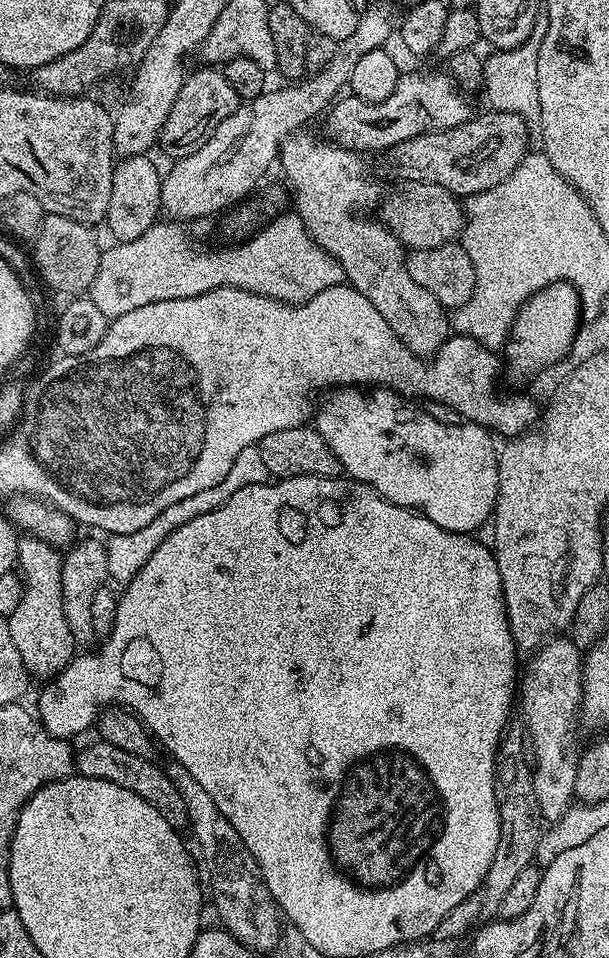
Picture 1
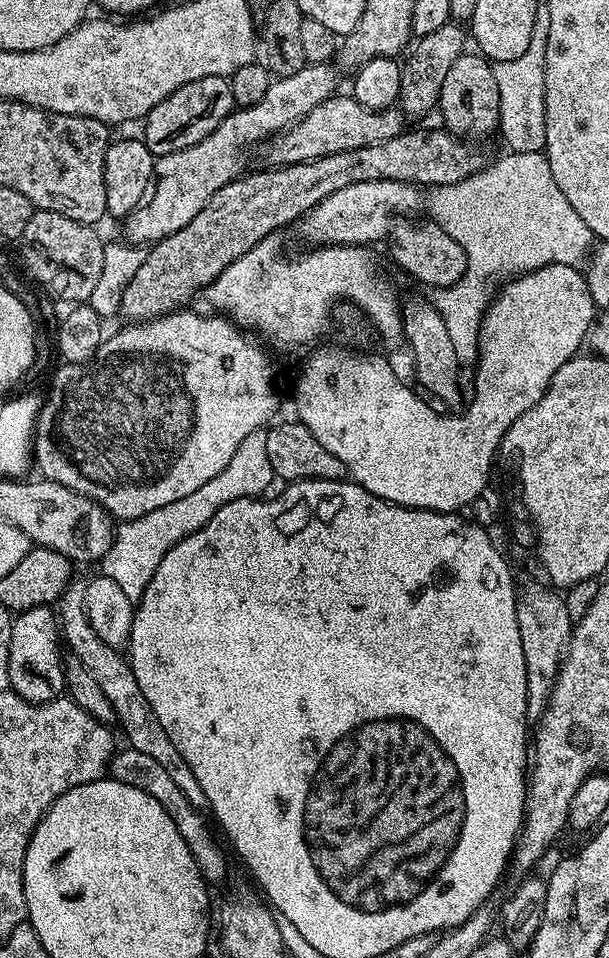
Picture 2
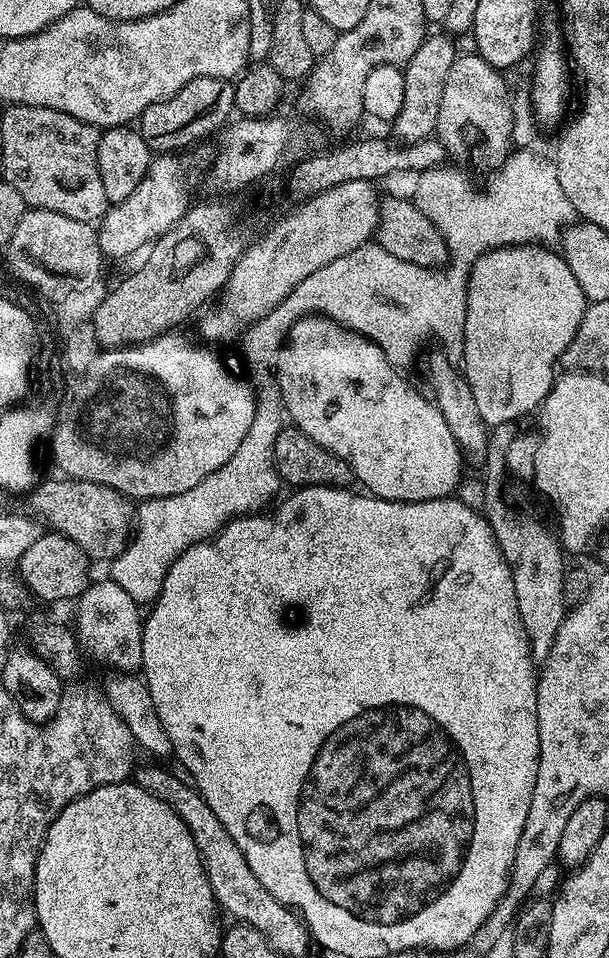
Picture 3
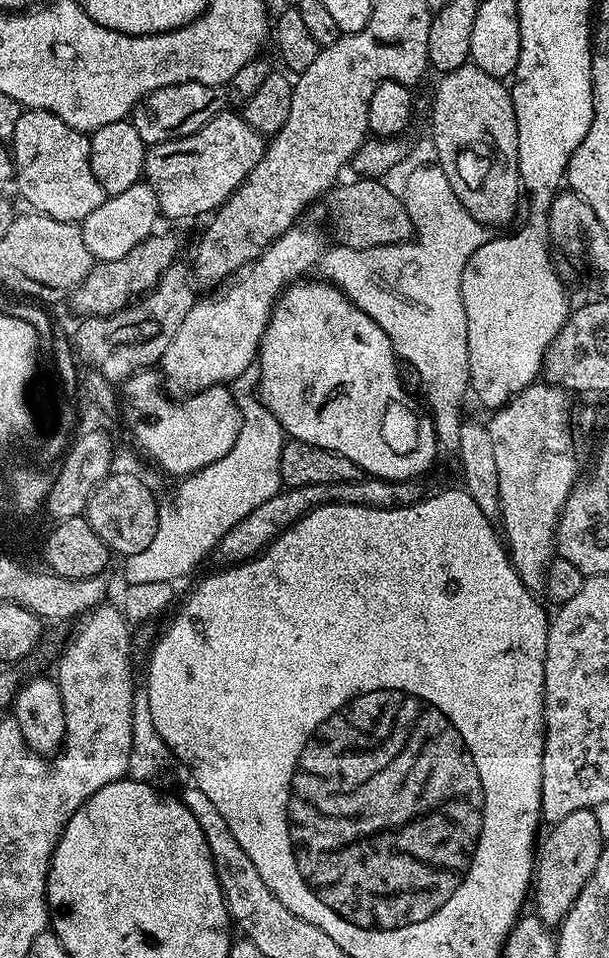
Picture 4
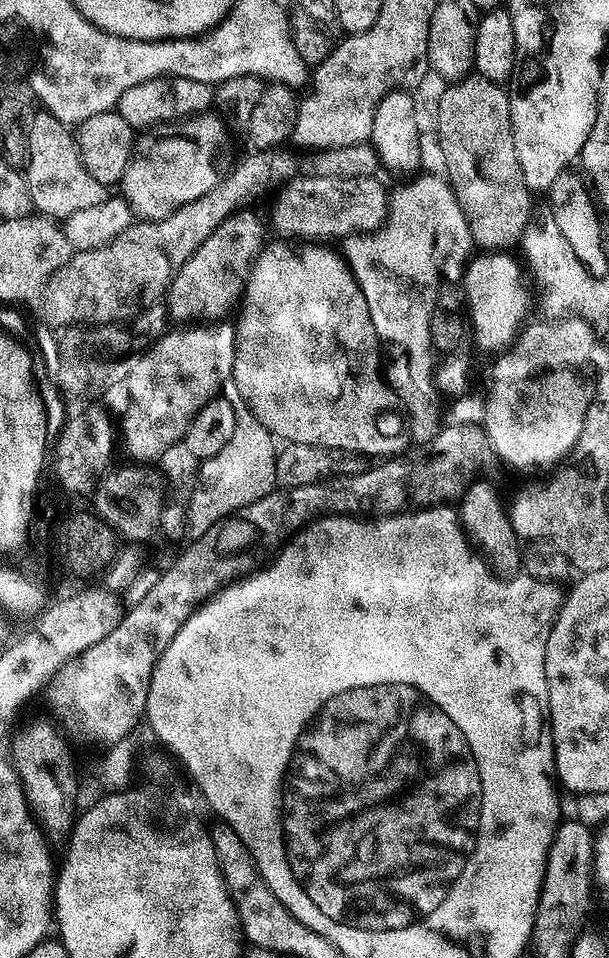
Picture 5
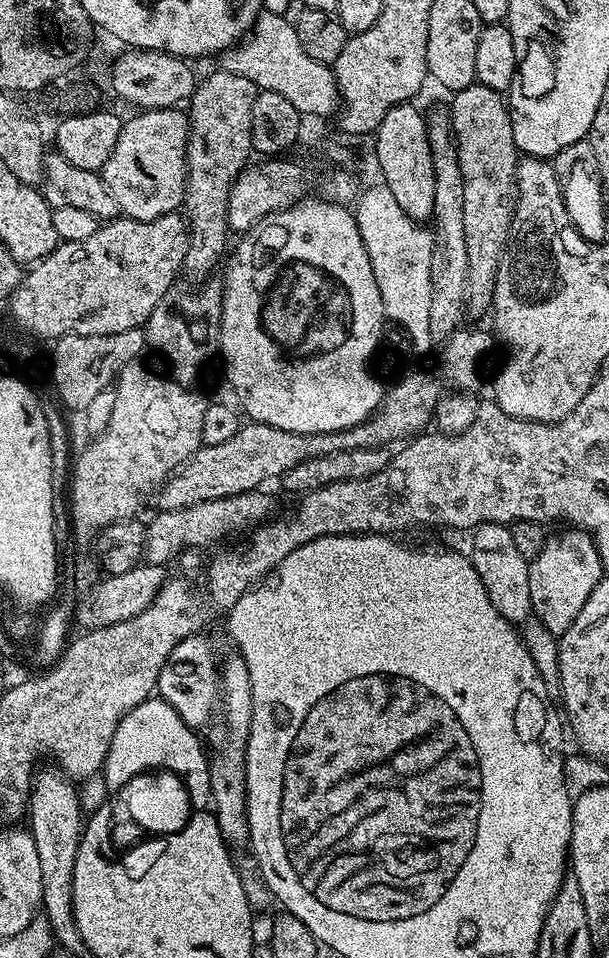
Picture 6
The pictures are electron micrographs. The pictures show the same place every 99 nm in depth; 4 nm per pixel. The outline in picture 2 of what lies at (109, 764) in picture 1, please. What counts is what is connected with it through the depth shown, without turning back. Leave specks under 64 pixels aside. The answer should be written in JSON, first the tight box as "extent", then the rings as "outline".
{"extent":[110,746,228,886],"outline":[[[131,746],[121,747],[113,755],[110,765],[110,776],[111,779],[122,781],[126,786],[134,786],[134,790],[142,790],[146,794],[150,794],[174,818],[179,834],[190,847],[190,852],[194,854],[200,873],[202,873],[209,885],[215,886],[227,874],[228,860],[211,830],[204,822],[203,813],[182,794],[179,786],[174,783],[167,771],[154,758],[148,757],[147,754],[142,754],[142,750],[137,748]]]}

